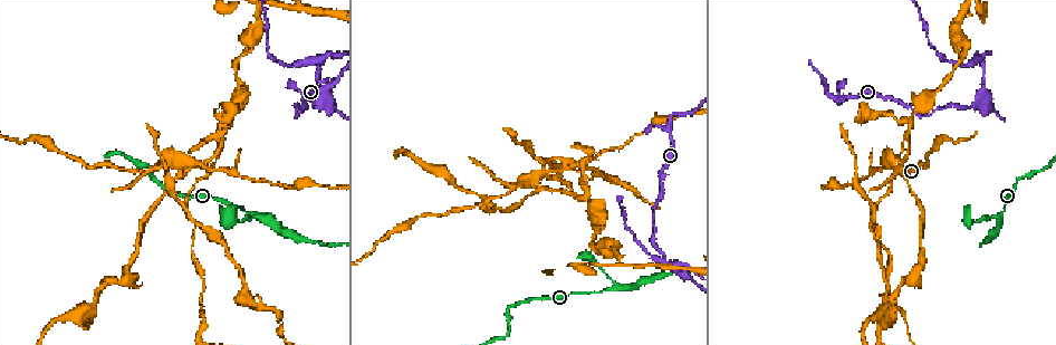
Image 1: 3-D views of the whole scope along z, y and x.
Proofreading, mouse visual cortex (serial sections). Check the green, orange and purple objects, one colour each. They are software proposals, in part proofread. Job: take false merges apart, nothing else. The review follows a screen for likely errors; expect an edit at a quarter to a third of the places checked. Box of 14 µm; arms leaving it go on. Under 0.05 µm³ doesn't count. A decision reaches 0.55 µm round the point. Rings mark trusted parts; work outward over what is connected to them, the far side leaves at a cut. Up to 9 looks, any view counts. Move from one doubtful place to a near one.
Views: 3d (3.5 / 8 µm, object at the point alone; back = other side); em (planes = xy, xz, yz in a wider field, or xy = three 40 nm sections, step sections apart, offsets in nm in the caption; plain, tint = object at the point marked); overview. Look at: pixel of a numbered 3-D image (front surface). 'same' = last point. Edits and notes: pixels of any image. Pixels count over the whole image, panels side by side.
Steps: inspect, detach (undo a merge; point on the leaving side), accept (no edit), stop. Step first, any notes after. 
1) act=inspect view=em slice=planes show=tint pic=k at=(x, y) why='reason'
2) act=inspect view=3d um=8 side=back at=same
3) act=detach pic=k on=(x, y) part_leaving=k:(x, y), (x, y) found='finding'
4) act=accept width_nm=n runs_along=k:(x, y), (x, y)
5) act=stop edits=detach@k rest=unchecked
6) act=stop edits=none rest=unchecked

act=inspect view=3d um=3.5 pic=1 at=(830, 97) why='sharp bend'

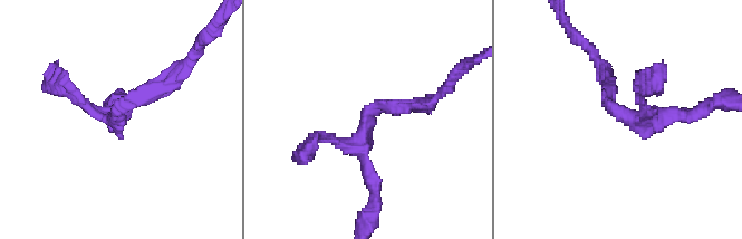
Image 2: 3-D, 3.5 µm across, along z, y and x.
act=inspect view=em slice=xy step=1 show=plain pic=2 at=(117, 114)

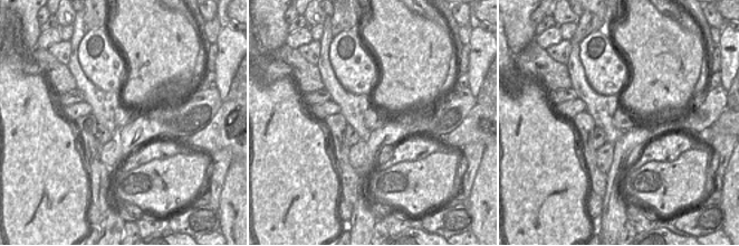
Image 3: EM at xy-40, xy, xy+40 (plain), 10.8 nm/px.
act=inspect view=em slice=xy step=1 show=tint at=same

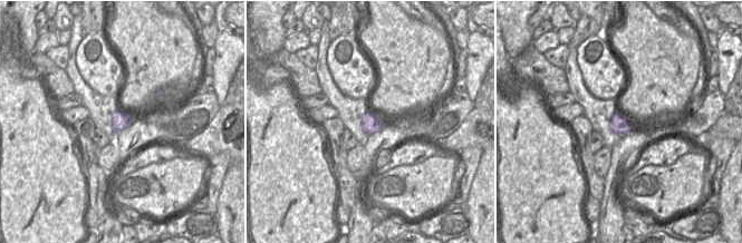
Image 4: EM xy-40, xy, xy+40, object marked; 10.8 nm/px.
act=accept runs_along=2:(370, 183), (367, 112), (422, 104) found='continuous, no second cell'

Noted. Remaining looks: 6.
act=inspect view=em slice=xy step=3 show=tint pic=1 at=(887, 158) why='abrupt turn'

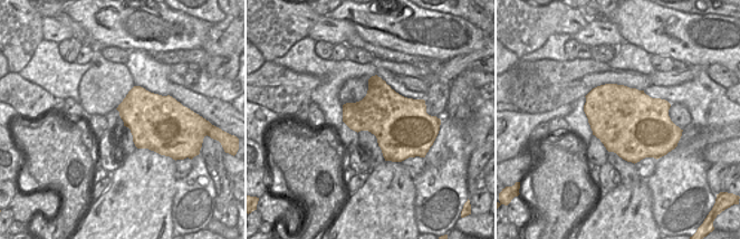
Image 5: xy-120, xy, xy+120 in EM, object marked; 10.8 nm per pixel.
act=inspect view=3d um=3.5 at=same

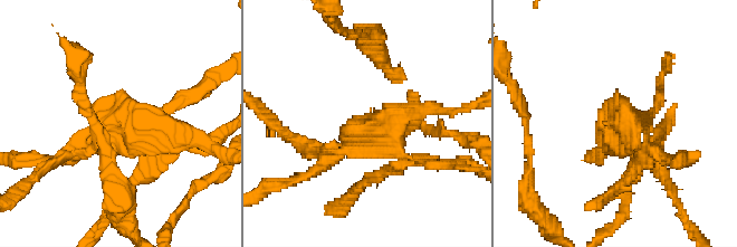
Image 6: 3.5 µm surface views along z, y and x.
act=detach pic=6 on=(436, 159) width_nm=550 part_leaving=6:(399, 151), (430, 165), (475, 168) found='two cells meet here'

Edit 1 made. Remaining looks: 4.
act=inspect view=3d um=3.5 pic=1 at=(294, 117) why='sharp bend'

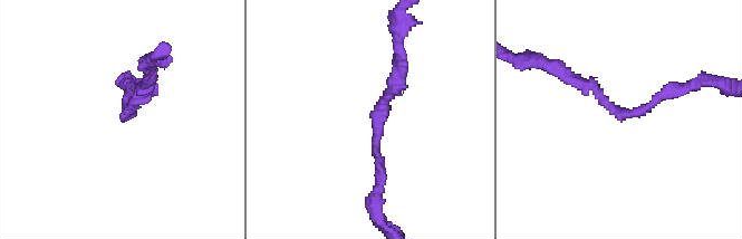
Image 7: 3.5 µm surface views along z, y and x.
act=inspect view=em slice=xy step=2 show=tint pic=7 at=(127, 114) arm_widths_nm=150,200

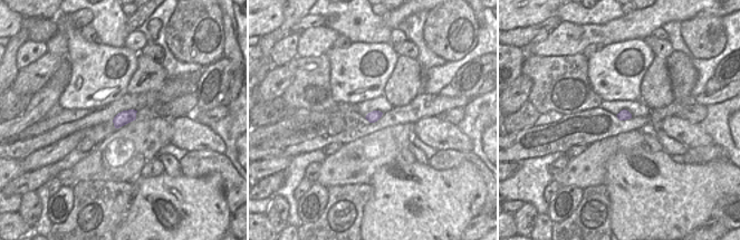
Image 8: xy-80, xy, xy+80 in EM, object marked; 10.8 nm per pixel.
act=inspect view=em slice=xy step=5 show=tint at=same

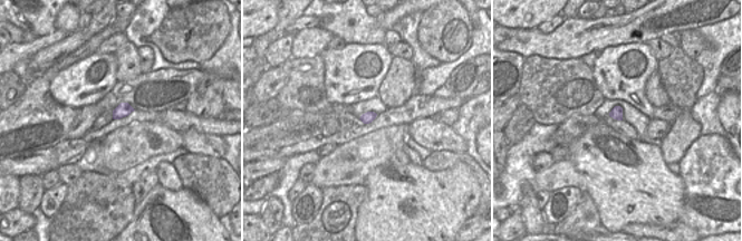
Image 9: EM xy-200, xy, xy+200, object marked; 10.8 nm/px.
act=accept runs_along=7:(397, 63), (376, 117), (379, 183) found='all the same cell'

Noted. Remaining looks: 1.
act=stop edits=detach@6 rest=unchecked

